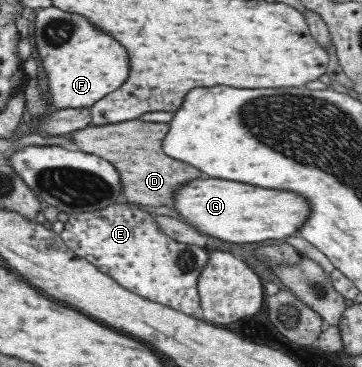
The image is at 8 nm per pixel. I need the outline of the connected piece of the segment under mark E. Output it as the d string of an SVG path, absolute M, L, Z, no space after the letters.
M121 203L81 214L70 214L61 232L65 244L79 256L107 273L129 292L186 315L199 316L197 278L209 255L199 246L173 240L157 226L153 214Z

